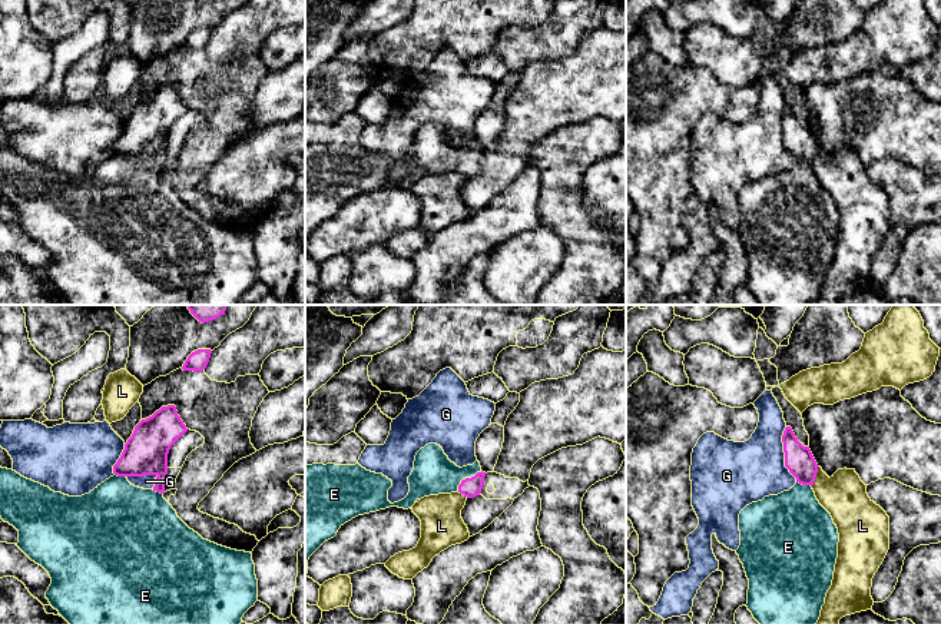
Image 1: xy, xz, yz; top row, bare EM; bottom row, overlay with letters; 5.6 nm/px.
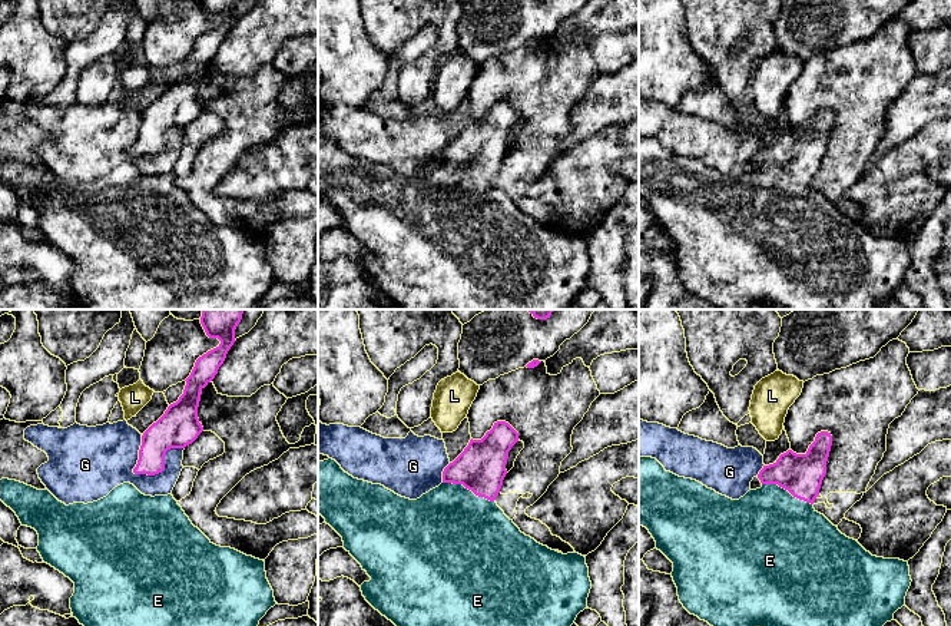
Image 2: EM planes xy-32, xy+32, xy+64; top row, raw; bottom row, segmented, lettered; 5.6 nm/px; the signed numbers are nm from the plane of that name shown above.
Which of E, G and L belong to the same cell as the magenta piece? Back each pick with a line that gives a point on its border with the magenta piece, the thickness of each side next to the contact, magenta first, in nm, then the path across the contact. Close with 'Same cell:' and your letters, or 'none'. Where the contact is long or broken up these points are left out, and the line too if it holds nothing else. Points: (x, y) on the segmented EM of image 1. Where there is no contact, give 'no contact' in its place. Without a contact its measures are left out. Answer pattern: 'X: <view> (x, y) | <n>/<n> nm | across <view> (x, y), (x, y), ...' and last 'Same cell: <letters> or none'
E: xz (466, 478) | 110/240 nm | across xz (471, 487), (466, 478), (447, 478), (433, 474)
Same cell: E

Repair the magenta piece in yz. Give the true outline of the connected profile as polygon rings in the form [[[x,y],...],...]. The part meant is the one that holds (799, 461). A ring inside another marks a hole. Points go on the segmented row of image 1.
[[[791,426],[785,428],[782,442],[785,467],[796,484],[740,511],[736,554],[749,580],[746,607],[759,624],[816,624],[832,585],[839,534],[812,489],[818,464],[809,447],[798,441]]]

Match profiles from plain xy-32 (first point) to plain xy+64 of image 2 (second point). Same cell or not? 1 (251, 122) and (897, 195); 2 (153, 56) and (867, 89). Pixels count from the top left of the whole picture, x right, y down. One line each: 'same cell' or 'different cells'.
1: different cells
2: different cells

